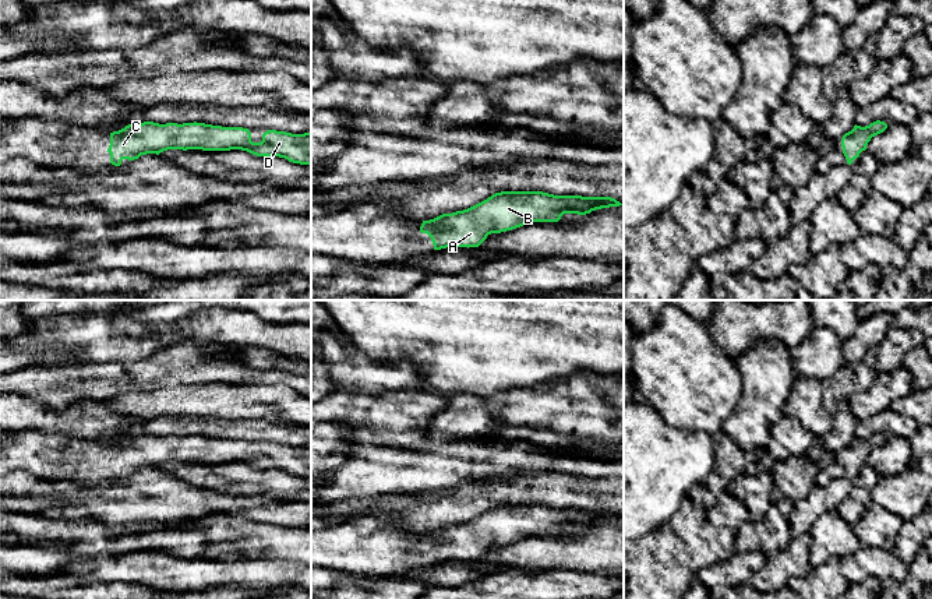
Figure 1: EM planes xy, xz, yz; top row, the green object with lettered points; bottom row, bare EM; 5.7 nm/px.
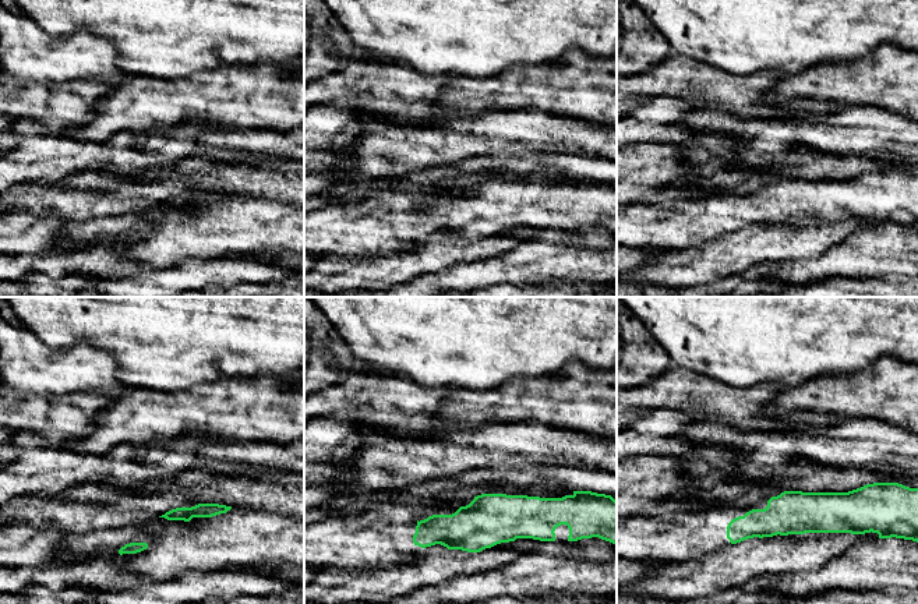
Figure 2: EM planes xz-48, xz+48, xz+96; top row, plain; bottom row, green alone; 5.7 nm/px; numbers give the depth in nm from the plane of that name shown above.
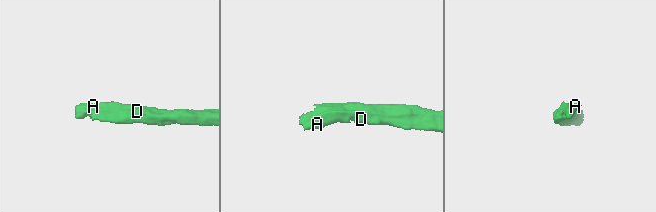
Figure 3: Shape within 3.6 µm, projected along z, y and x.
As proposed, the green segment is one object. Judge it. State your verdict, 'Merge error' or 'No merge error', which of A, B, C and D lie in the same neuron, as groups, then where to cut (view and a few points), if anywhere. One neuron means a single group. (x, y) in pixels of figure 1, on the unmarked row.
No merge error. Groups: A B C D. No split

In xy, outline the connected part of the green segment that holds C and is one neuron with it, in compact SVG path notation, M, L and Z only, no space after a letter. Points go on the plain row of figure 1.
M144 434L128 437L110 445L110 476L120 479L123 472L134 473L141 468L159 468L167 462L230 464L241 462L257 469L279 469L289 475L311 478L311 445L292 447L268 443L261 455L251 454L243 440L222 440L205 436Z

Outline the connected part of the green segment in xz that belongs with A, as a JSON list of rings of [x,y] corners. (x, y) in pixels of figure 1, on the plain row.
[[[501,504],[463,524],[423,533],[421,546],[431,550],[434,563],[479,560],[488,547],[533,535],[558,535],[564,526],[586,528],[619,519],[611,510],[554,508],[543,504]]]

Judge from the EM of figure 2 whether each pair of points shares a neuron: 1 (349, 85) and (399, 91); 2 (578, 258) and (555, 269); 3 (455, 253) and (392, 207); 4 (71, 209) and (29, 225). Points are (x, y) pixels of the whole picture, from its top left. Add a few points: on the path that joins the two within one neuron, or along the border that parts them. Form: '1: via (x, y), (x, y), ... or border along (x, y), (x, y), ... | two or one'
1: via (362, 85), (387, 85) | one
2: via (572, 261), (561, 264) | one
3: border along (422, 236), (409, 247), (392, 254) | two
4: border along (53, 211), (67, 221) | two

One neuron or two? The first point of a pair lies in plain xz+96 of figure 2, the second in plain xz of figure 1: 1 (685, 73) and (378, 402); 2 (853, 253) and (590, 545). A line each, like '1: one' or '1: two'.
1: one
2: two

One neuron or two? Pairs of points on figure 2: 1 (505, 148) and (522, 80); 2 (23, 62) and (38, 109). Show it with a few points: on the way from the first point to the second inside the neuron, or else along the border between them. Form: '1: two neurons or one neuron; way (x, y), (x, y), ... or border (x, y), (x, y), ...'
1: two neurons; border (547, 110), (483, 112)
2: two neurons; border (14, 81), (23, 85), (52, 84), (62, 88)

